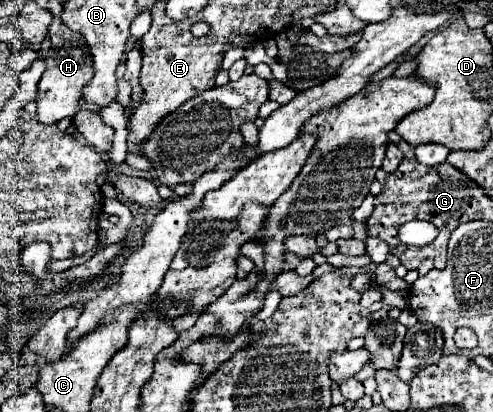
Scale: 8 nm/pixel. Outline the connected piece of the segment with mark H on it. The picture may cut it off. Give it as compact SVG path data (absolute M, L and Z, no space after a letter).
M51 25L49 29L51 37L51 49L47 53L47 69L39 81L39 91L37 91L37 119L41 123L57 123L63 117L73 117L81 107L79 99L83 95L83 89L87 81L91 81L93 71L91 71L91 53L85 43L85 39L71 31L69 27L61 25Z

